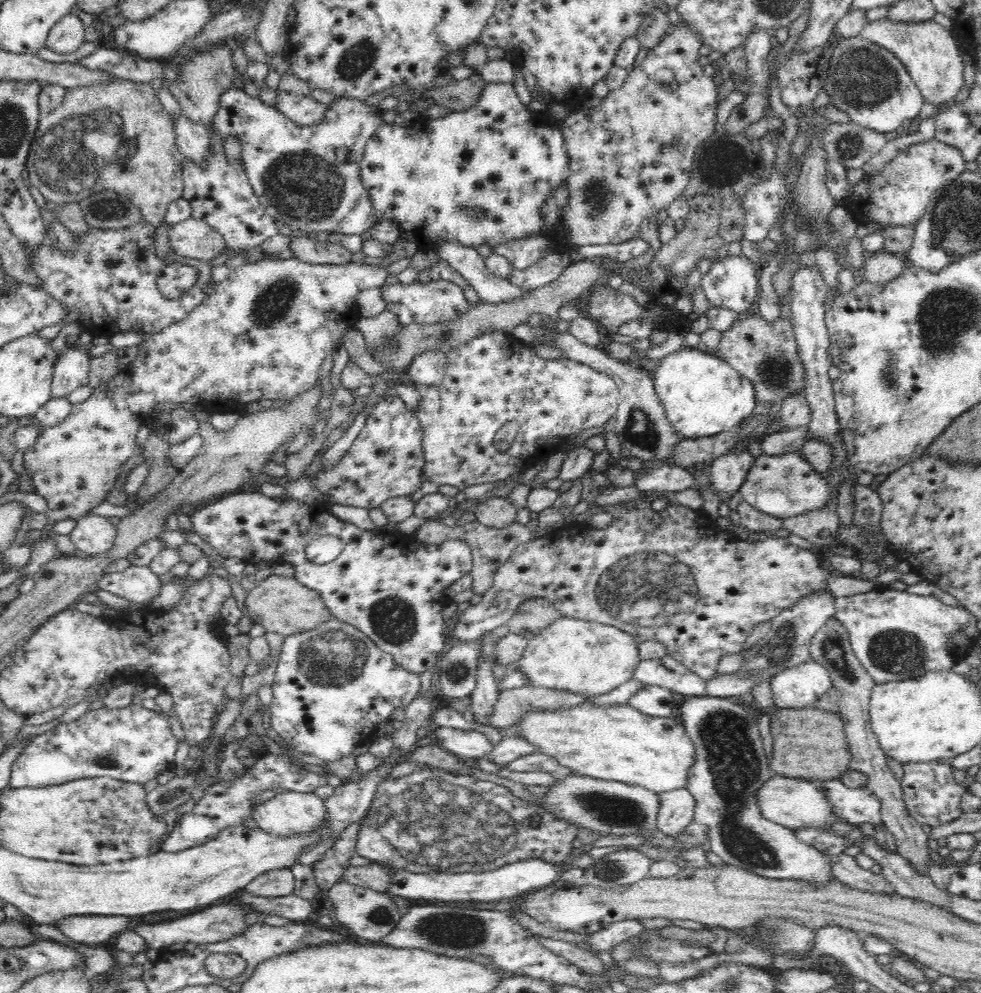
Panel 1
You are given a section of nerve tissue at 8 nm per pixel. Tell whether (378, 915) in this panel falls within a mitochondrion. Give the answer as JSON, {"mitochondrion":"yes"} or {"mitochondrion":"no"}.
{"mitochondrion":"yes"}

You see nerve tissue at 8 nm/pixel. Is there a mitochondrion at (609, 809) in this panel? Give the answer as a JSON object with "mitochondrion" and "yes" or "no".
{"mitochondrion":"yes"}

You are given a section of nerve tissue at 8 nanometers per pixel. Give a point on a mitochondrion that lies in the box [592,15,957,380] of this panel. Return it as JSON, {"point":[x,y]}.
{"point":[862,77]}

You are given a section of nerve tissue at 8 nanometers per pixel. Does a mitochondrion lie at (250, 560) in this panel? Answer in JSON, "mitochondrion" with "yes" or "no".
{"mitochondrion":"no"}

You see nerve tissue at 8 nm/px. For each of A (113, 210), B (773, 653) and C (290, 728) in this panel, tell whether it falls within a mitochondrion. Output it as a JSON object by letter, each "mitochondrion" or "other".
{"A":"mitochondrion","B":"mitochondrion","C":"other"}

